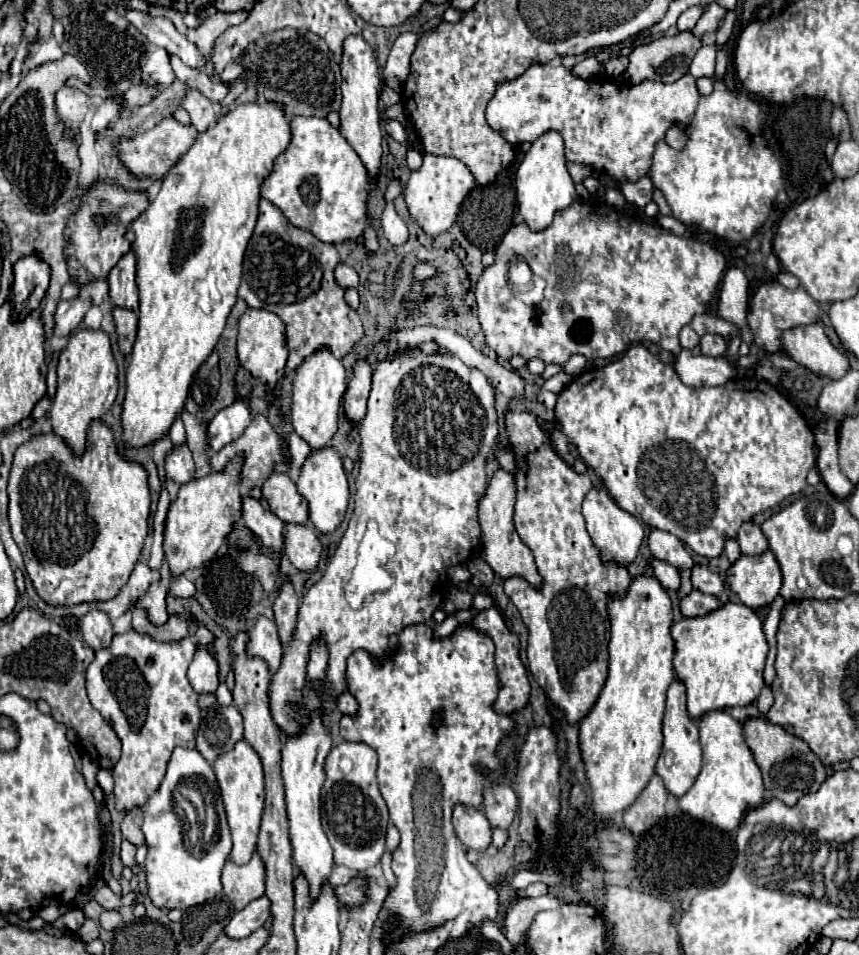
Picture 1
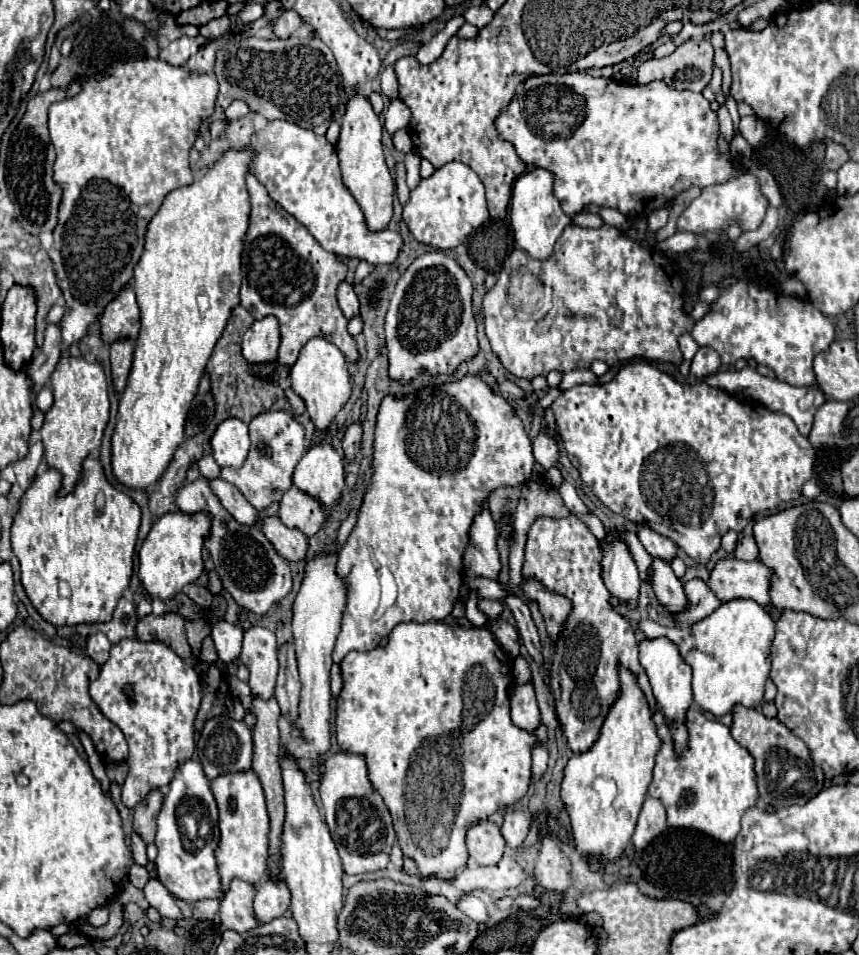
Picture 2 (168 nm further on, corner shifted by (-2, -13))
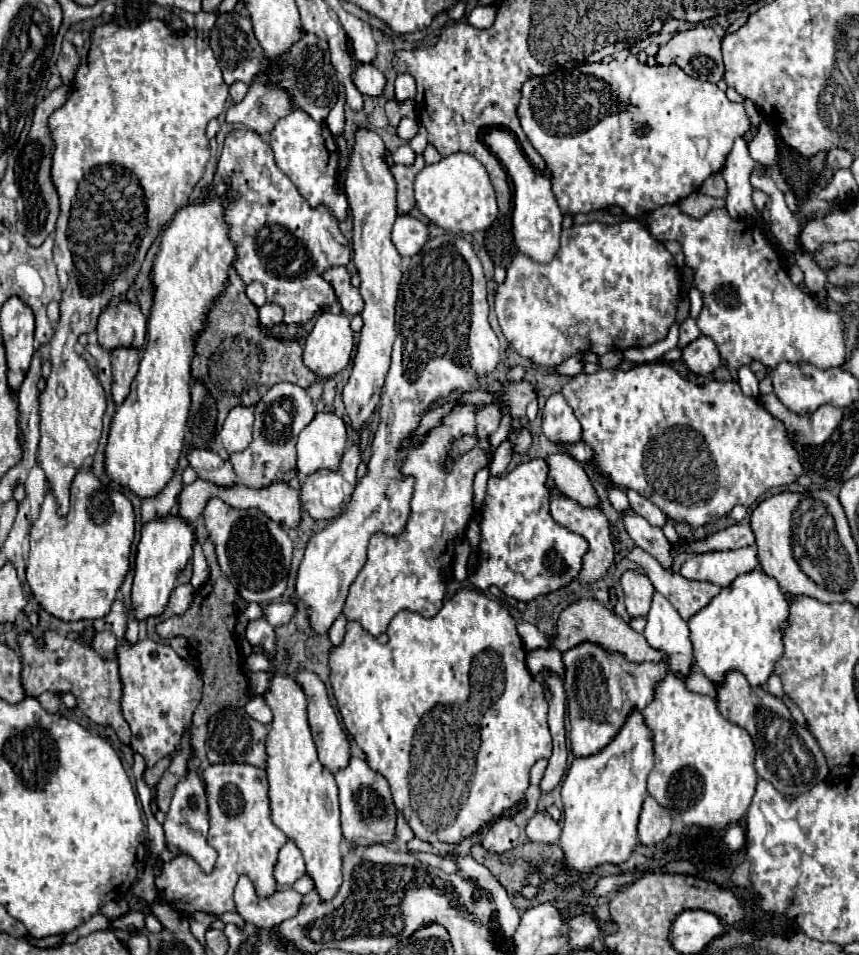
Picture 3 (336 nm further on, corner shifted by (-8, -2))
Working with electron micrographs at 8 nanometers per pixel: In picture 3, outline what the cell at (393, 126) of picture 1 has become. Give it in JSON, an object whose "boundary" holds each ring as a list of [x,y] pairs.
{"boundary":[[[400,74],[396,78],[396,102],[402,104],[406,100],[414,100],[416,96],[416,82],[410,74]]]}

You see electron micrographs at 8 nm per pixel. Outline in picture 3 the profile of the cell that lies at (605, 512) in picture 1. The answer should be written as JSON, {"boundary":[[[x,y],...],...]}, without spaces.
{"boundary":[[[626,570],[620,576],[620,584],[624,590],[624,604],[626,604],[628,614],[632,618],[648,614],[650,602],[654,596],[654,588],[652,588],[652,582],[648,580],[648,576],[644,576],[636,570]]]}

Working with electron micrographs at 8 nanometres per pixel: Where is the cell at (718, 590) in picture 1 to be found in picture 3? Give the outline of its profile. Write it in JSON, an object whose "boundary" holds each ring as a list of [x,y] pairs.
{"boundary":[[[620,548],[620,556],[632,562],[638,562],[638,566],[646,572],[646,576],[650,578],[650,582],[654,584],[656,592],[660,592],[676,610],[684,620],[690,620],[698,610],[702,610],[722,588],[716,584],[708,584],[708,582],[696,582],[696,580],[688,580],[682,574],[670,574],[664,568],[660,568],[660,564],[656,560],[652,560],[652,556],[648,556],[642,548]]]}

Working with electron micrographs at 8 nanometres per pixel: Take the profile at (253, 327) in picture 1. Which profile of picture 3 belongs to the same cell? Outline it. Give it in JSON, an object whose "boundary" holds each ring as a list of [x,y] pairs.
{"boundary":[[[264,304],[262,308],[258,308],[258,320],[262,328],[272,328],[276,324],[282,322],[282,308],[278,304]]]}

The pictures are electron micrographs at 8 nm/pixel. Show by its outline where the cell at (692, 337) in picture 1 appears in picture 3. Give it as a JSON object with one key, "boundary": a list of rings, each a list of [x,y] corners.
{"boundary":[[[686,318],[682,324],[680,324],[680,346],[688,346],[690,342],[694,342],[696,338],[700,336],[700,330],[696,326],[696,320],[694,318]]]}

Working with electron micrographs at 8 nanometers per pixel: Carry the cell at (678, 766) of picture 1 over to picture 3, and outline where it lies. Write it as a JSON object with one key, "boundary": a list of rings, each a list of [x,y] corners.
{"boundary":[[[654,592],[648,624],[642,634],[650,648],[664,654],[662,662],[676,678],[686,680],[692,674],[694,658],[688,626],[676,608],[672,608],[672,604],[668,604],[658,592]]]}

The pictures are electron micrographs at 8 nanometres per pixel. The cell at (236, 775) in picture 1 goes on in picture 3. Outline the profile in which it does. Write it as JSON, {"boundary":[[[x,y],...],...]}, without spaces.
{"boundary":[[[210,764],[204,772],[204,782],[208,788],[208,808],[210,808],[210,832],[208,832],[208,844],[212,844],[218,852],[216,868],[212,874],[200,872],[200,866],[194,860],[188,860],[188,856],[176,856],[172,862],[164,862],[162,874],[156,878],[156,888],[160,896],[174,906],[180,914],[190,916],[194,910],[202,912],[212,912],[212,914],[224,914],[224,912],[234,912],[234,900],[232,892],[242,874],[246,874],[256,892],[260,896],[270,896],[276,892],[276,882],[272,880],[272,870],[278,858],[278,850],[282,844],[288,842],[284,832],[272,824],[270,818],[270,808],[268,808],[268,776],[264,776],[264,768],[250,766],[250,764]]]}

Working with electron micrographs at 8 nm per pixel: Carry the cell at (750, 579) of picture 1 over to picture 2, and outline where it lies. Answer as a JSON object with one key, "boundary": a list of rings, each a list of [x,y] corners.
{"boundary":[[[726,557],[726,559],[722,559],[722,561],[718,561],[714,565],[714,569],[710,571],[710,577],[708,577],[706,585],[722,601],[730,601],[730,599],[754,599],[756,603],[766,605],[770,601],[770,595],[768,595],[770,577],[772,577],[772,571],[766,565],[762,565],[760,561],[740,561],[740,559],[734,559],[734,557]]]}

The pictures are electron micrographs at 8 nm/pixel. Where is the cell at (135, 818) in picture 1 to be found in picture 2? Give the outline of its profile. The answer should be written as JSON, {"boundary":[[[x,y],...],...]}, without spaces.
{"boundary":[[[150,791],[150,795],[142,799],[138,807],[134,807],[134,831],[138,831],[146,843],[154,841],[156,817],[158,817],[158,811],[162,809],[162,803],[164,803],[164,793]]]}

